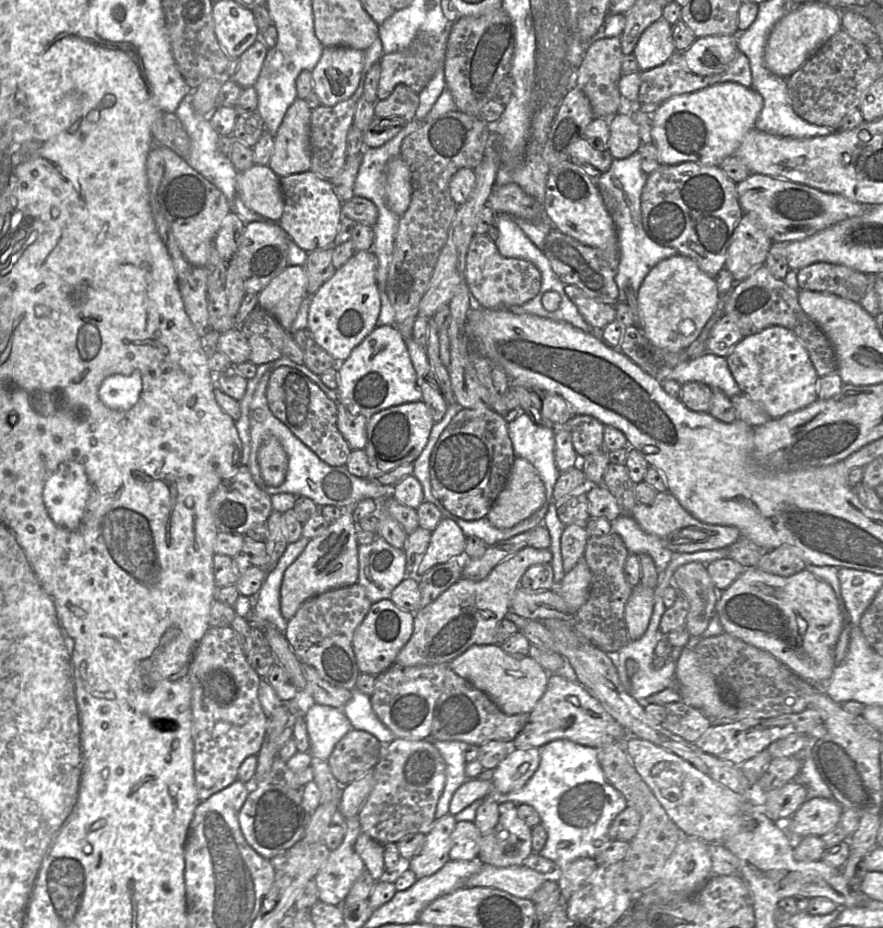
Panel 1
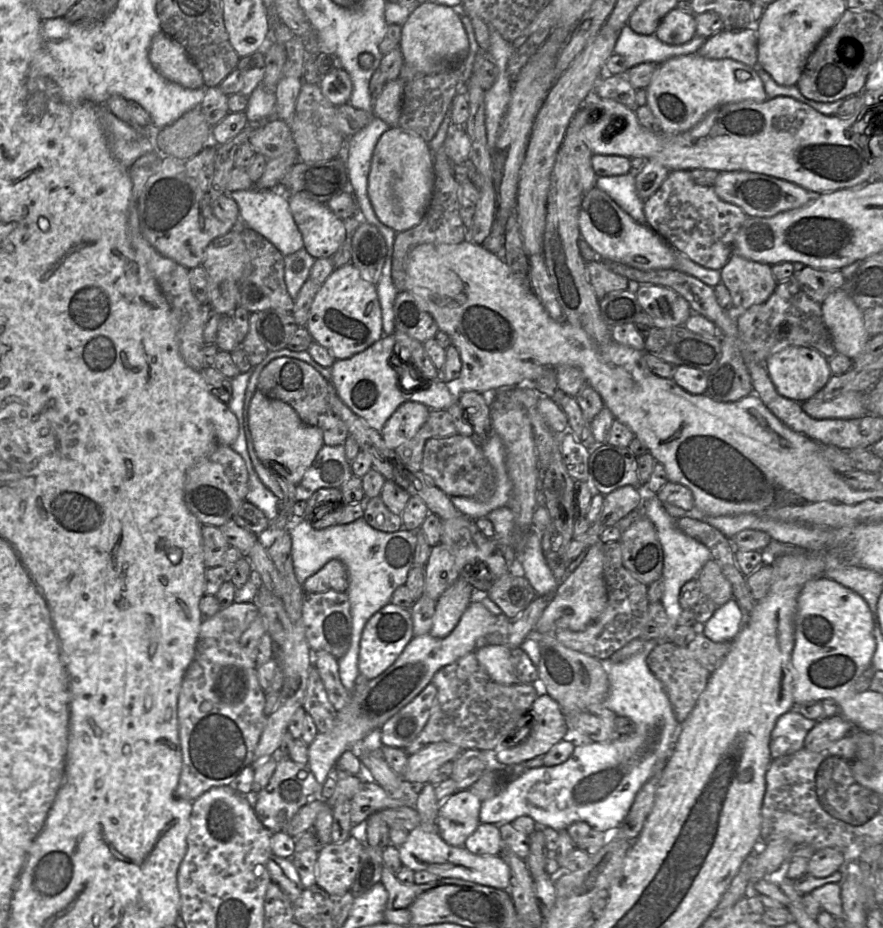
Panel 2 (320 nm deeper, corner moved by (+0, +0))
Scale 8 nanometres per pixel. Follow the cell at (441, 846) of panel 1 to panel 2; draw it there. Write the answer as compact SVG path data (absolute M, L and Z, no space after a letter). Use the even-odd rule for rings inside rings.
M470 789L458 790L438 808L436 830L451 846L463 846L480 824L482 801Z

